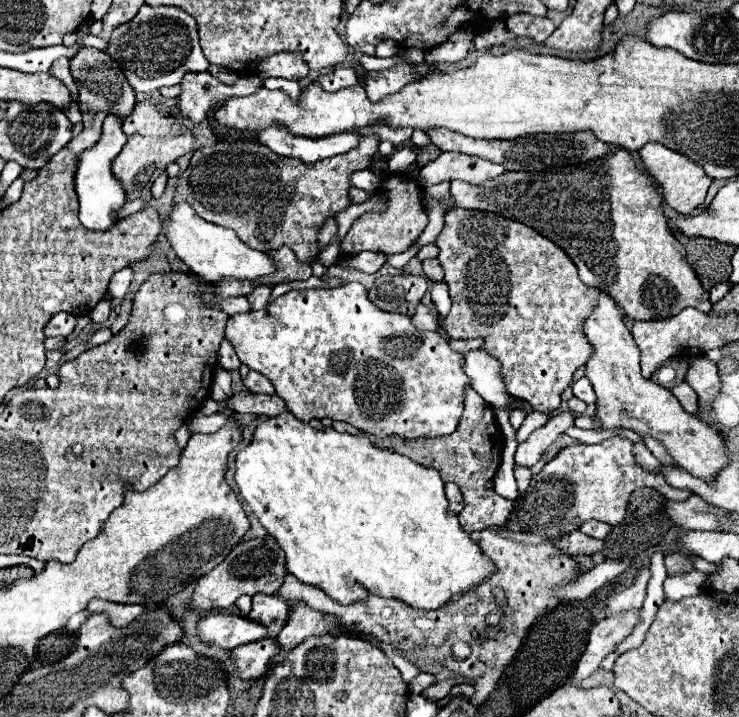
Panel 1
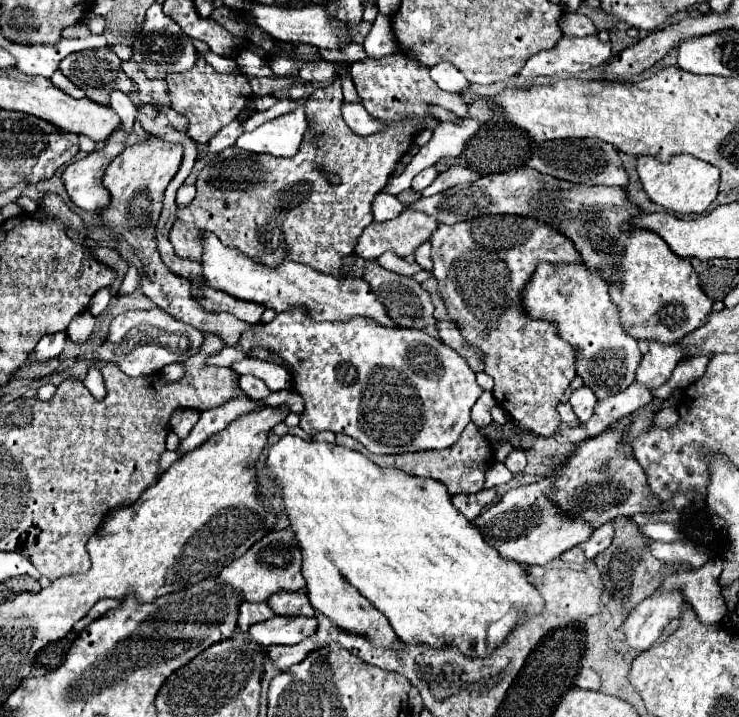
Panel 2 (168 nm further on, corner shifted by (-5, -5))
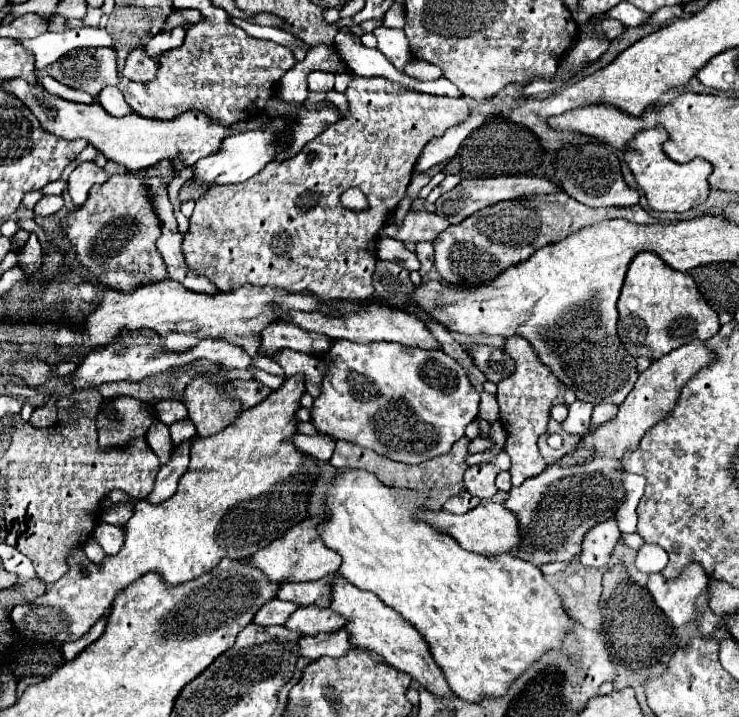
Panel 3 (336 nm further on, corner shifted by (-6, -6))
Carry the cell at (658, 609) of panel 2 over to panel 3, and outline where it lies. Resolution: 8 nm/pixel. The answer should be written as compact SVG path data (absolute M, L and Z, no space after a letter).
M690 564L676 580L666 580L660 572L648 574L648 590L674 628L696 620L694 600L706 586L708 578L698 564Z

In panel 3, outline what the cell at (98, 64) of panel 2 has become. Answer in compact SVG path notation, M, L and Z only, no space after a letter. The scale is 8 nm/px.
M114 48L72 50L64 54L64 58L56 60L56 64L48 66L46 72L54 80L80 88L90 96L98 96L104 86L116 86L120 82Z

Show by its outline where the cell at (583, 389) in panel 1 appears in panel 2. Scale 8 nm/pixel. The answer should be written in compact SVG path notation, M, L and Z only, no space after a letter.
M583 385L581 389L575 389L573 393L571 393L571 397L569 397L569 403L573 405L573 409L575 409L575 413L577 413L577 419L579 421L589 421L591 417L593 417L593 409L595 409L595 405L597 405L597 399L595 399L595 395L593 395L593 391L587 387L587 385Z

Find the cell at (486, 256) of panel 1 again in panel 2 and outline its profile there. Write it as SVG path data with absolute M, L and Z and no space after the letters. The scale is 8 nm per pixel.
M483 215L455 225L439 225L431 237L431 245L433 275L439 281L439 295L443 297L449 317L461 331L463 339L481 351L485 373L495 381L493 395L497 403L503 405L519 427L535 431L537 435L553 435L561 425L557 405L577 375L577 351L559 337L553 321L527 317L523 309L523 289L539 263L571 265L581 261L579 253L559 231L517 215Z

